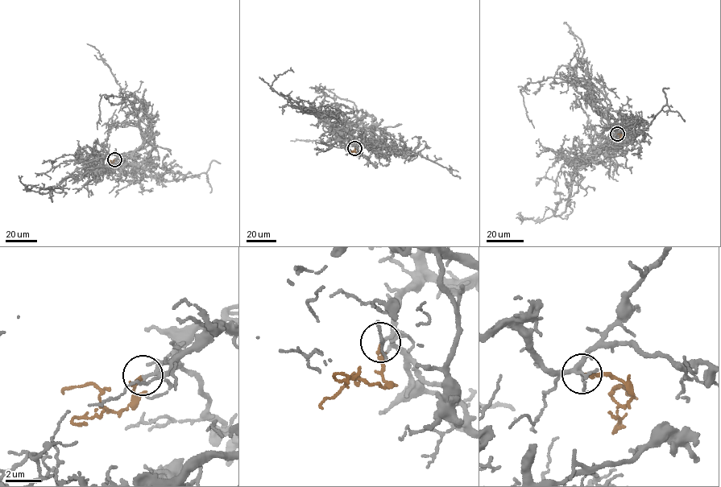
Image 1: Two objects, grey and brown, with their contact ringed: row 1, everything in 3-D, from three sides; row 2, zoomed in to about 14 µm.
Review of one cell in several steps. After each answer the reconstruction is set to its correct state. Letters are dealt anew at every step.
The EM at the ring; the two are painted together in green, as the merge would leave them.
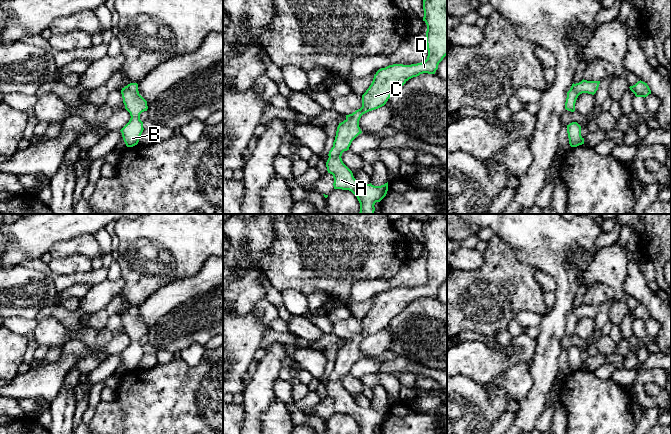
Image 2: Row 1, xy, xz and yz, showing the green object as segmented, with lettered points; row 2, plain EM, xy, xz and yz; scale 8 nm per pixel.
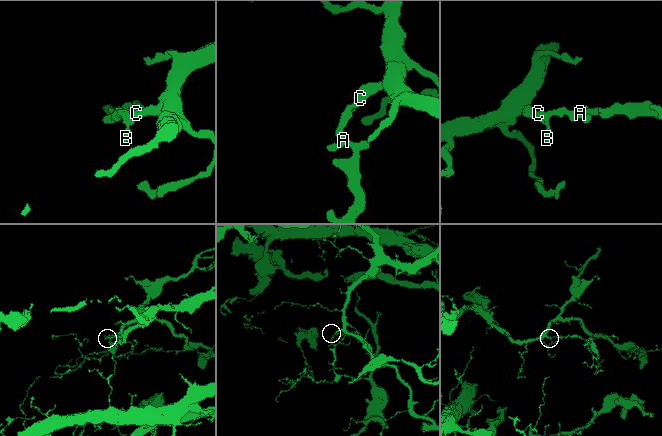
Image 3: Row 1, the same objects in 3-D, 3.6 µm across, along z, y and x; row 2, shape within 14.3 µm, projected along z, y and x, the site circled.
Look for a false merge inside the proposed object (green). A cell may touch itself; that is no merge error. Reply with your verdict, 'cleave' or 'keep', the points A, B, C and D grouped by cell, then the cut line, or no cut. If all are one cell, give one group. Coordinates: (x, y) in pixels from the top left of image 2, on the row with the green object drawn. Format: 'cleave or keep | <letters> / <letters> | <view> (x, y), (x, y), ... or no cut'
keep | A B C D | no cut

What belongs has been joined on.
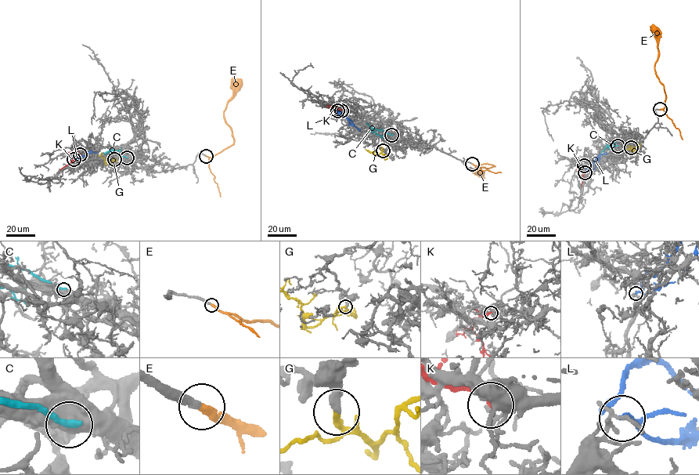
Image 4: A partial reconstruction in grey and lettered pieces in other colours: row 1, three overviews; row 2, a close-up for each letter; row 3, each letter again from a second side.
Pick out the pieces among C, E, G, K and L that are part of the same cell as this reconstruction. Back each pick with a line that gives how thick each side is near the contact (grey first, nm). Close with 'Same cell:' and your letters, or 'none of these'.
E: 280 nm thick on the grey side, 340 nm on the other
G: 360 nm thick on the grey side, 240 nm on the other
Same cell: E, G

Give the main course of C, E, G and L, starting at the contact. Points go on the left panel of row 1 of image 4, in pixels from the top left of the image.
C: (127, 157), (109, 150), (121, 149)
E: (206, 156), (214, 155), (233, 143), (232, 132), (223, 112), (241, 78)
G: (114, 159), (106, 163), (102, 154)
L: (73, 159), (82, 161), (90, 152), (79, 157), (75, 156), (72, 159)

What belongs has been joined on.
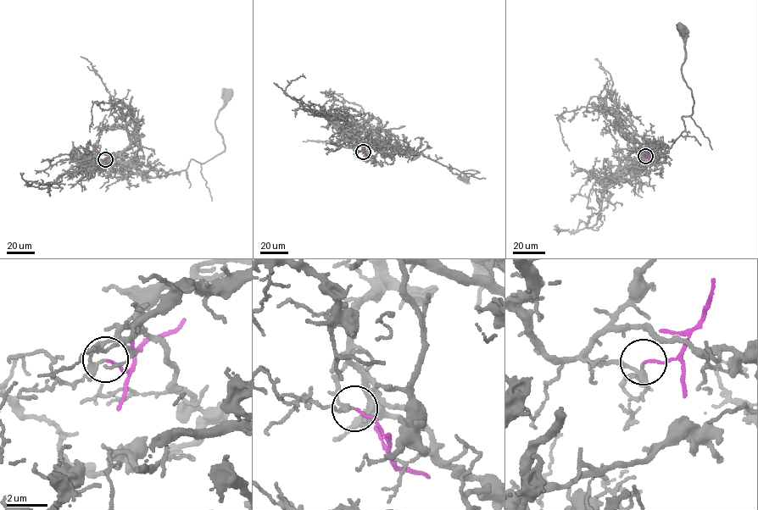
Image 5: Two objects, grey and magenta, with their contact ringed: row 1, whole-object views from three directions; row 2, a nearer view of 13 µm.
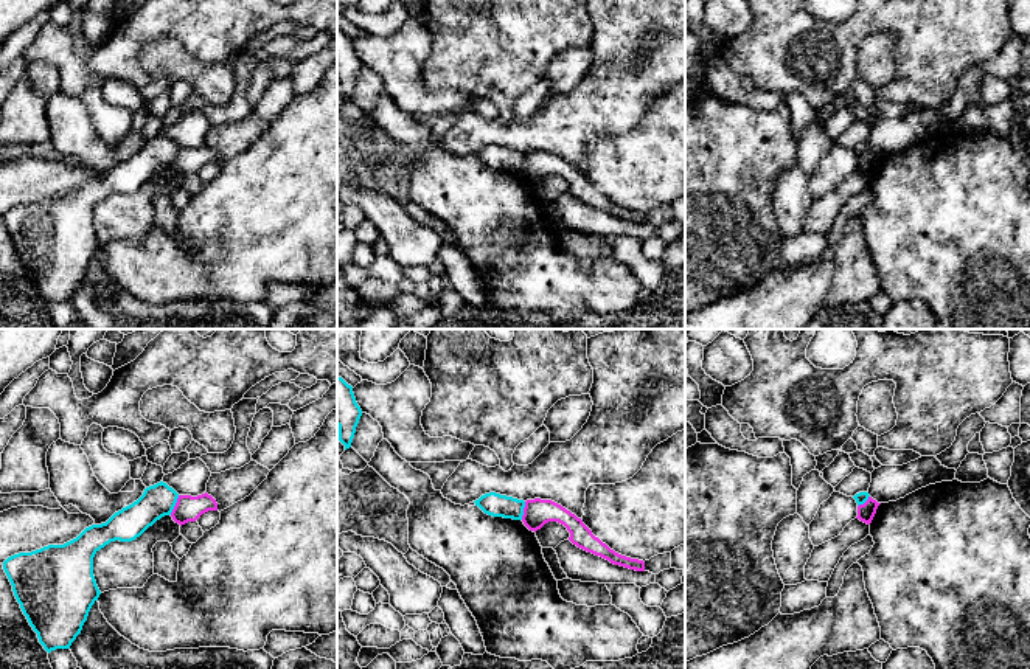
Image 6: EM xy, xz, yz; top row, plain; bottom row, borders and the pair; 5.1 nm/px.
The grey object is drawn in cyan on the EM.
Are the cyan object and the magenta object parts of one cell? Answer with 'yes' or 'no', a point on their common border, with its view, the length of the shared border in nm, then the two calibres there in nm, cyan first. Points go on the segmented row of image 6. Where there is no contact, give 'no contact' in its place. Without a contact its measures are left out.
no; meets cyan in xy at (174, 505); contact 120 nm long; 170 nm thick on the cyan side, 130 nm on the other

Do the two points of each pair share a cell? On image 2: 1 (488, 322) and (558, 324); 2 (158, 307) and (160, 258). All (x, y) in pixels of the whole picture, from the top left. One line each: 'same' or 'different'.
1: different
2: different

